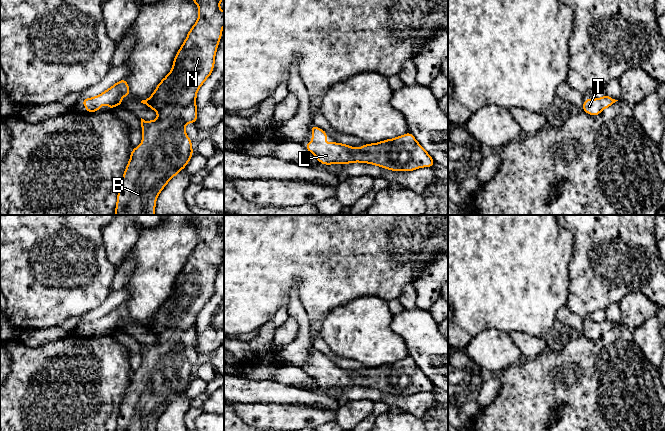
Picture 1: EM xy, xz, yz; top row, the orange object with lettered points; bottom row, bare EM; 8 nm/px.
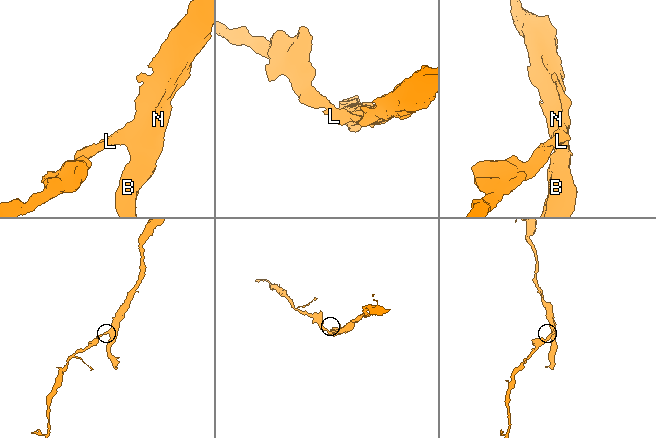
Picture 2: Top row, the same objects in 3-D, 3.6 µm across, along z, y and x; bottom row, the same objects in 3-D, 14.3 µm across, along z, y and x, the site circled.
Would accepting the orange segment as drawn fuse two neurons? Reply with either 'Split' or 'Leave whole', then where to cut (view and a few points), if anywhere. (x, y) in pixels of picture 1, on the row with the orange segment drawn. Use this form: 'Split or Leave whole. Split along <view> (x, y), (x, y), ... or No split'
Leave whole. No split

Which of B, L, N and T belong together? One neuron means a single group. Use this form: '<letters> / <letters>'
B L N T

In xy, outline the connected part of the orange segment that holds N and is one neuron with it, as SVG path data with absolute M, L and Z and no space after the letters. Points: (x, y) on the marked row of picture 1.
M221 0L193 1L199 7L199 17L177 52L172 70L157 85L150 98L141 101L158 113L158 119L145 121L141 118L143 139L141 145L131 151L120 182L115 215L155 215L157 196L186 167L193 155L192 142L184 126L196 123L197 91L214 69L215 54L224 25L224 12L219 8Z

